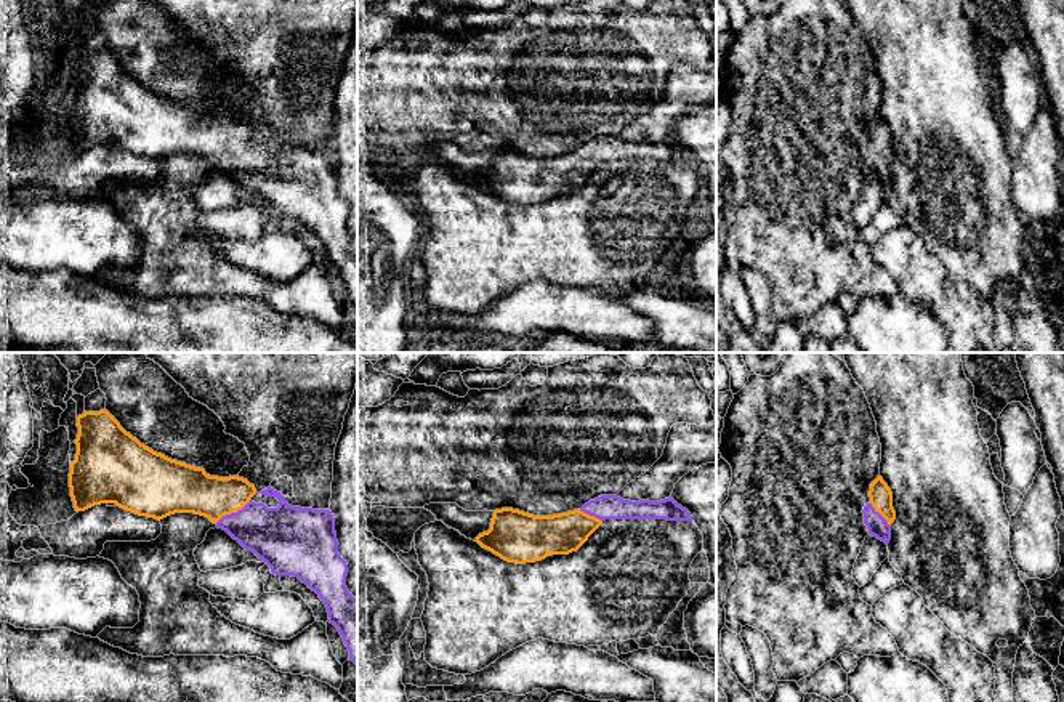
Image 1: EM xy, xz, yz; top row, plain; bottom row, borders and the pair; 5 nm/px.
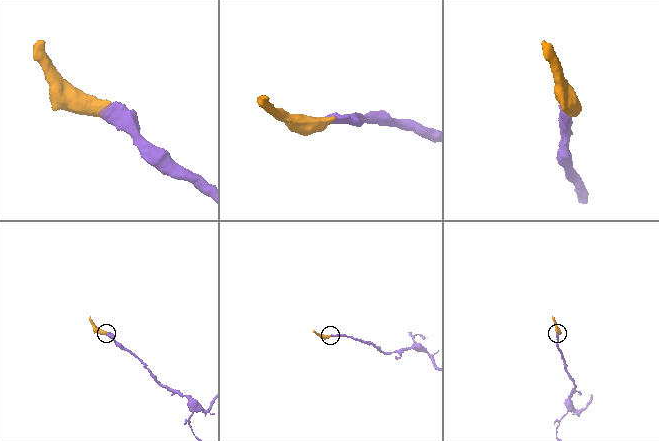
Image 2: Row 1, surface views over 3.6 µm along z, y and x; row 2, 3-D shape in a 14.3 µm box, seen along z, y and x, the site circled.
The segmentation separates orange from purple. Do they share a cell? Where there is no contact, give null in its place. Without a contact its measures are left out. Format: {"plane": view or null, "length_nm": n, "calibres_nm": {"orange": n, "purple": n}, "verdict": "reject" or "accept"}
{"plane": "xy", "length_nm": 220, "calibres_nm": {"orange": 240, "purple": 280}, "verdict": "accept"}

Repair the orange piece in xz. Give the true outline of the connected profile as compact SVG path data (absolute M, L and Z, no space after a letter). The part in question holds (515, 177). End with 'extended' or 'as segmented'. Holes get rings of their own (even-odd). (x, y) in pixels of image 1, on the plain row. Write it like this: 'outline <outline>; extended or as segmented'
outline M601 136L580 151L553 157L534 157L513 149L495 151L490 170L474 183L508 204L535 204L550 196L577 192L606 160L692 162L692 157L671 138L630 143Z; extended

